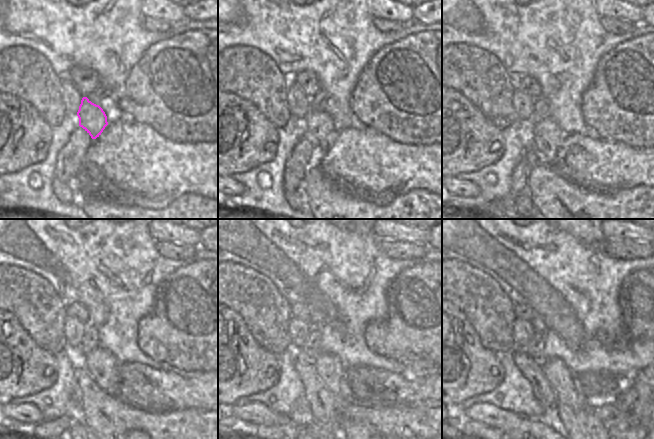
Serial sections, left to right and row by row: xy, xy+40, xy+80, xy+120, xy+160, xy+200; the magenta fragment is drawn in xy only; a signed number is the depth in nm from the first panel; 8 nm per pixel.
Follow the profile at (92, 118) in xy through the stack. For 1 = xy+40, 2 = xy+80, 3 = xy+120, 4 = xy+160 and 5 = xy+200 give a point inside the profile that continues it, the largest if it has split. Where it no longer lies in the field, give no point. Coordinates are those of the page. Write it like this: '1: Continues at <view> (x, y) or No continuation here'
1: Continues at xy+40 (319, 128)
2: Continues at xy+80 (545, 136)
3: Continues at xy+120 (101, 364)
4: Continues at xy+160 (328, 366)
5: Continues at xy+200 (579, 421)

